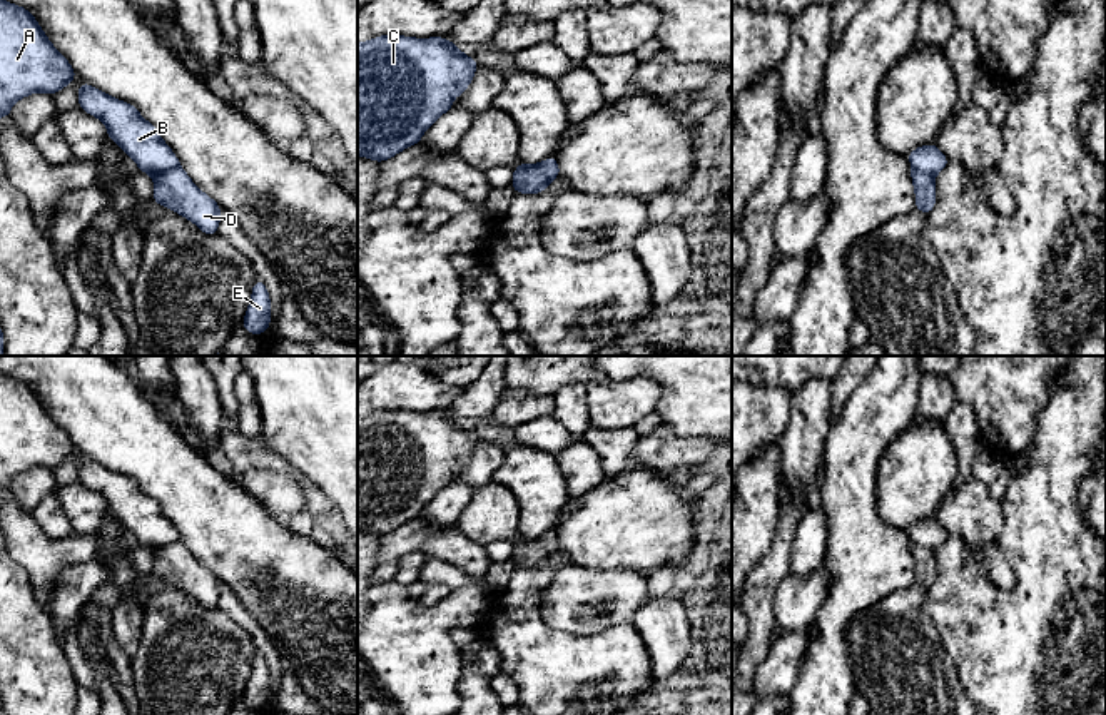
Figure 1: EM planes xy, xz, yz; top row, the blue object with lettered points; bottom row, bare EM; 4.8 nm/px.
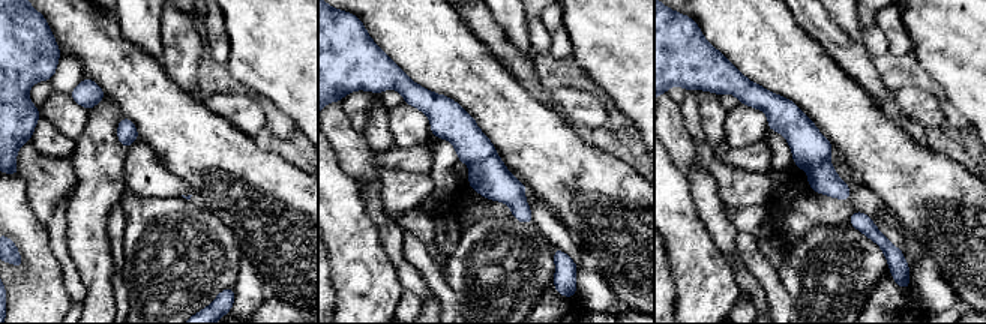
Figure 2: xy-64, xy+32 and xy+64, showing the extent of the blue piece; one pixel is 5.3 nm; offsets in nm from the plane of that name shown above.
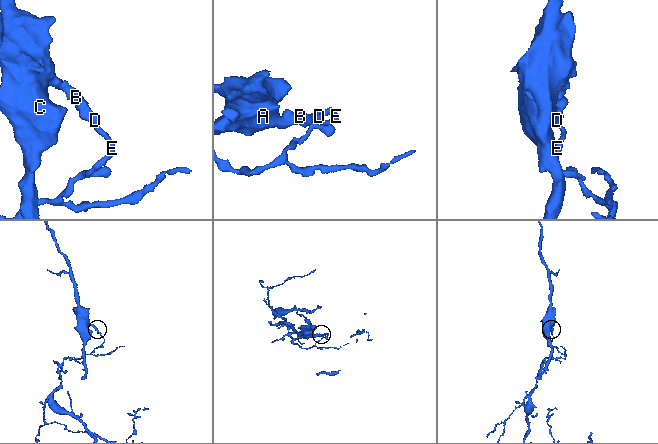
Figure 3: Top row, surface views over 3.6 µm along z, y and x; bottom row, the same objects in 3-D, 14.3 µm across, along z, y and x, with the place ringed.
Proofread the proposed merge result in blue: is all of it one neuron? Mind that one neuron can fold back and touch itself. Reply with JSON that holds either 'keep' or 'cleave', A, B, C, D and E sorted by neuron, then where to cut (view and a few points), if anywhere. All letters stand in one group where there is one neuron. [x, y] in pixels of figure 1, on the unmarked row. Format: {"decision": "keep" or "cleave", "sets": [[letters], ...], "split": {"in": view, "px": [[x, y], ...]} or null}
{"decision": "cleave", "sets": [["A", "B", "C"], ["D", "E"]], "split": {"in": "xy", "px": [[177, 538], [154, 552]]}}

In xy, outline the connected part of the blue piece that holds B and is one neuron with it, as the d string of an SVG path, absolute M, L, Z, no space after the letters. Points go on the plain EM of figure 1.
M82 456L79 481L105 498L107 510L135 535L139 545L157 551L179 540L159 505L134 479Z

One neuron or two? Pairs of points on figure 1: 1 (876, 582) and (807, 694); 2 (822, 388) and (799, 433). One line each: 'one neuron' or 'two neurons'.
1: one neuron
2: one neuron

